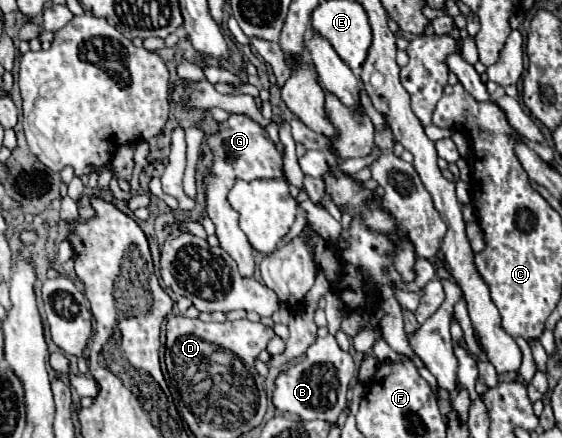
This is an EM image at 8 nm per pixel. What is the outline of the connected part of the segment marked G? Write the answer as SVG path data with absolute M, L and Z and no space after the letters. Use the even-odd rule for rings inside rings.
M231 114L225 122L221 122L217 126L217 134L207 136L207 142L209 142L209 148L213 152L213 166L211 166L209 178L205 178L205 208L207 208L207 214L217 228L217 238L221 242L221 248L237 262L241 276L251 278L255 272L253 248L237 224L239 214L229 206L227 192L237 178L243 178L243 180L285 178L283 158L275 150L275 146L265 138L263 128L259 124L255 124L251 118L247 118L245 114Z

